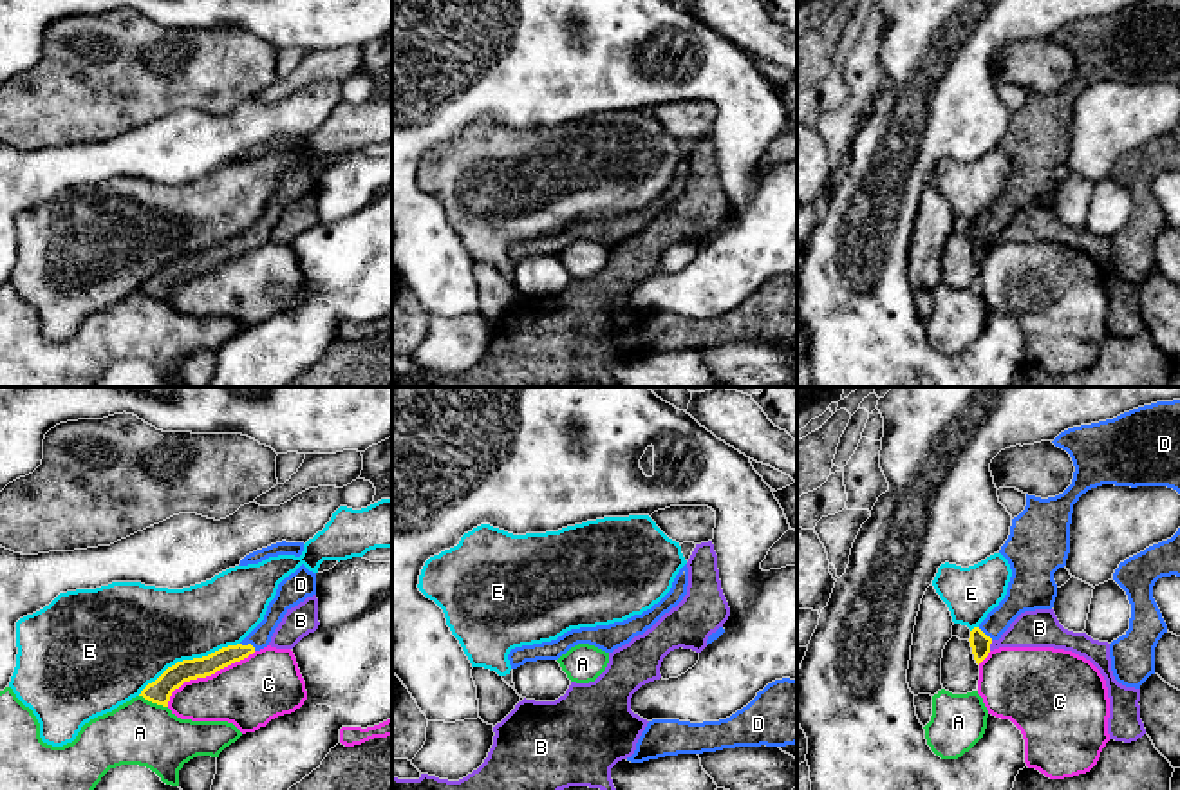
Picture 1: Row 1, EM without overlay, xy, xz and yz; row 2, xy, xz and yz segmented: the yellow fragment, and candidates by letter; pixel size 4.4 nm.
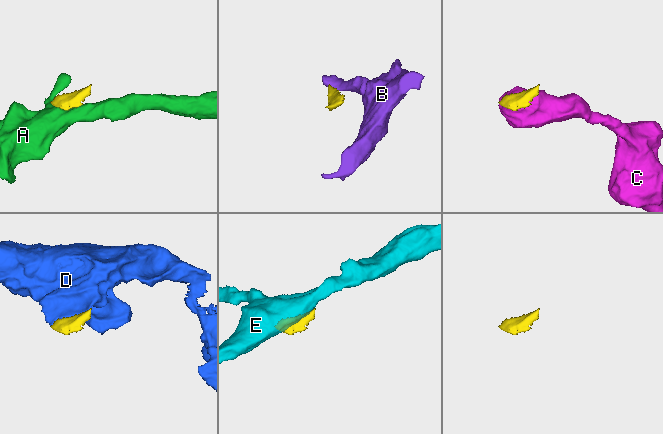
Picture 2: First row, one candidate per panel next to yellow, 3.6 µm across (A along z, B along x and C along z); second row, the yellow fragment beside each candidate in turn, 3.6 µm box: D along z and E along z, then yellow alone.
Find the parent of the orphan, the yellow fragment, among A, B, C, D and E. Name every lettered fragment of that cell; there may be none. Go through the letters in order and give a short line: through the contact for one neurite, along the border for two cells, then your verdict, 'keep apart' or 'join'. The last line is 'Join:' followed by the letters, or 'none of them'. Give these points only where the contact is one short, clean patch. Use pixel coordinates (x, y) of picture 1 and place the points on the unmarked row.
A: keep apart
B: line yz (992, 235), (989, 244); keep apart
C: keep apart
D: join
E: keep apart
Join: D

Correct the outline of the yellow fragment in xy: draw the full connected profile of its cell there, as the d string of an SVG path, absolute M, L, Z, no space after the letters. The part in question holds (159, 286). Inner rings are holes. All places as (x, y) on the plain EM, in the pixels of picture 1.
M302 159L278 179L276 190L269 197L264 215L240 239L222 242L202 253L177 257L155 277L148 278L139 291L168 302L172 287L184 277L211 271L217 266L248 253L255 246L267 242L284 210L313 190L316 190L316 168Z

